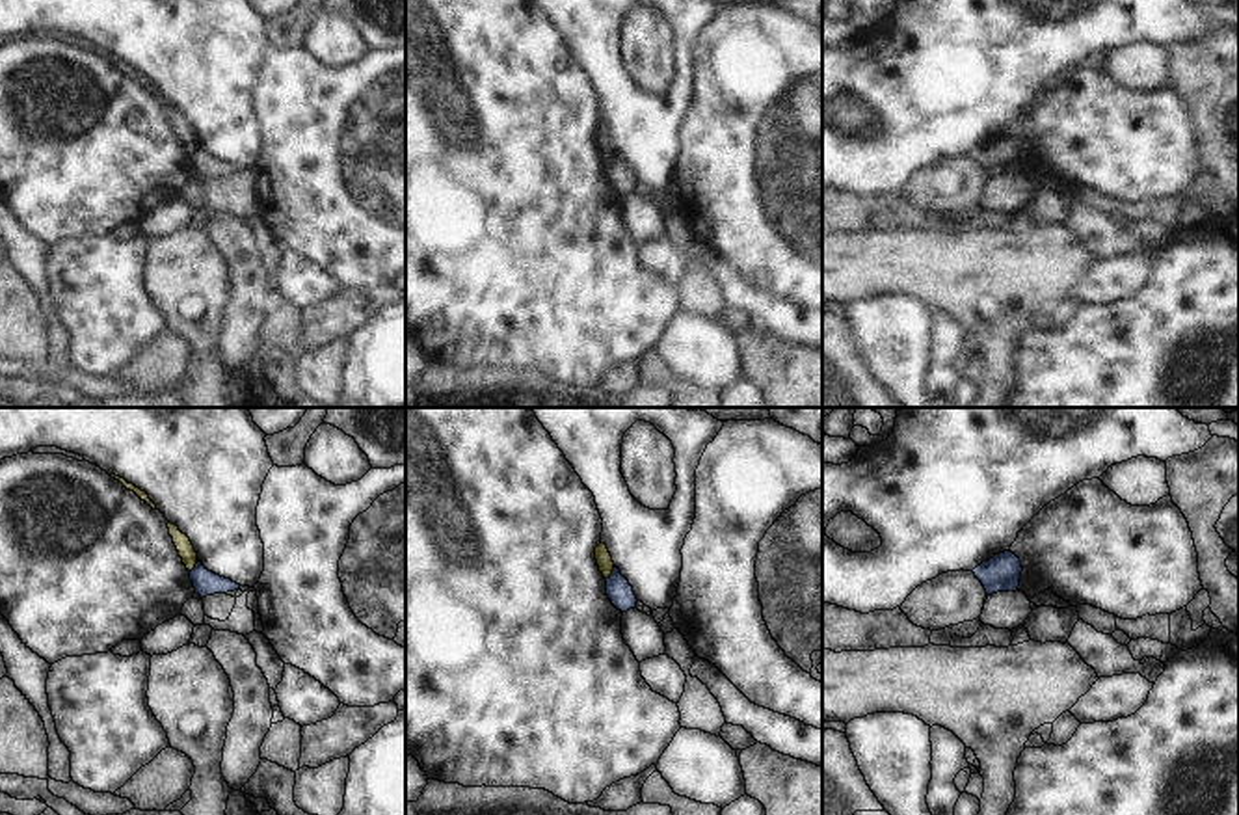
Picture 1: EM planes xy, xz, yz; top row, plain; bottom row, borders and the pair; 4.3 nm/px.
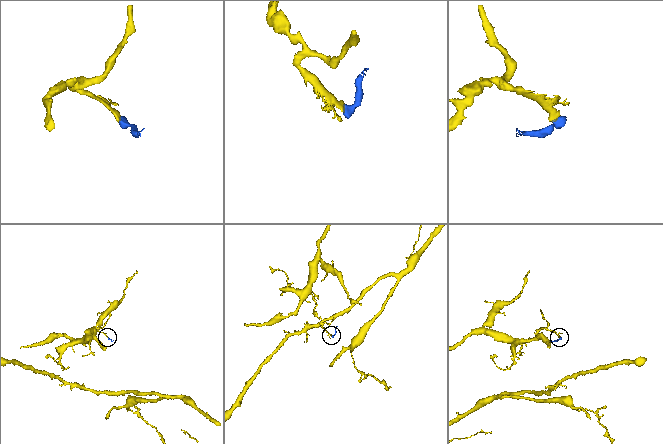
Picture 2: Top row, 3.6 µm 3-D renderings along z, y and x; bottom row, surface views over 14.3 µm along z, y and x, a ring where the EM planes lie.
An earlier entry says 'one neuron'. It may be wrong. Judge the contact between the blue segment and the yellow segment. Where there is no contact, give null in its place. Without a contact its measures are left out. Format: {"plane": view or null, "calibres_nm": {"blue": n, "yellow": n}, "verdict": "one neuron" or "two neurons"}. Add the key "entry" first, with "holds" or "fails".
{"entry": "fails", "plane": "xz", "calibres_nm": {"blue": 110, "yellow": 70}, "verdict": "two neurons"}

